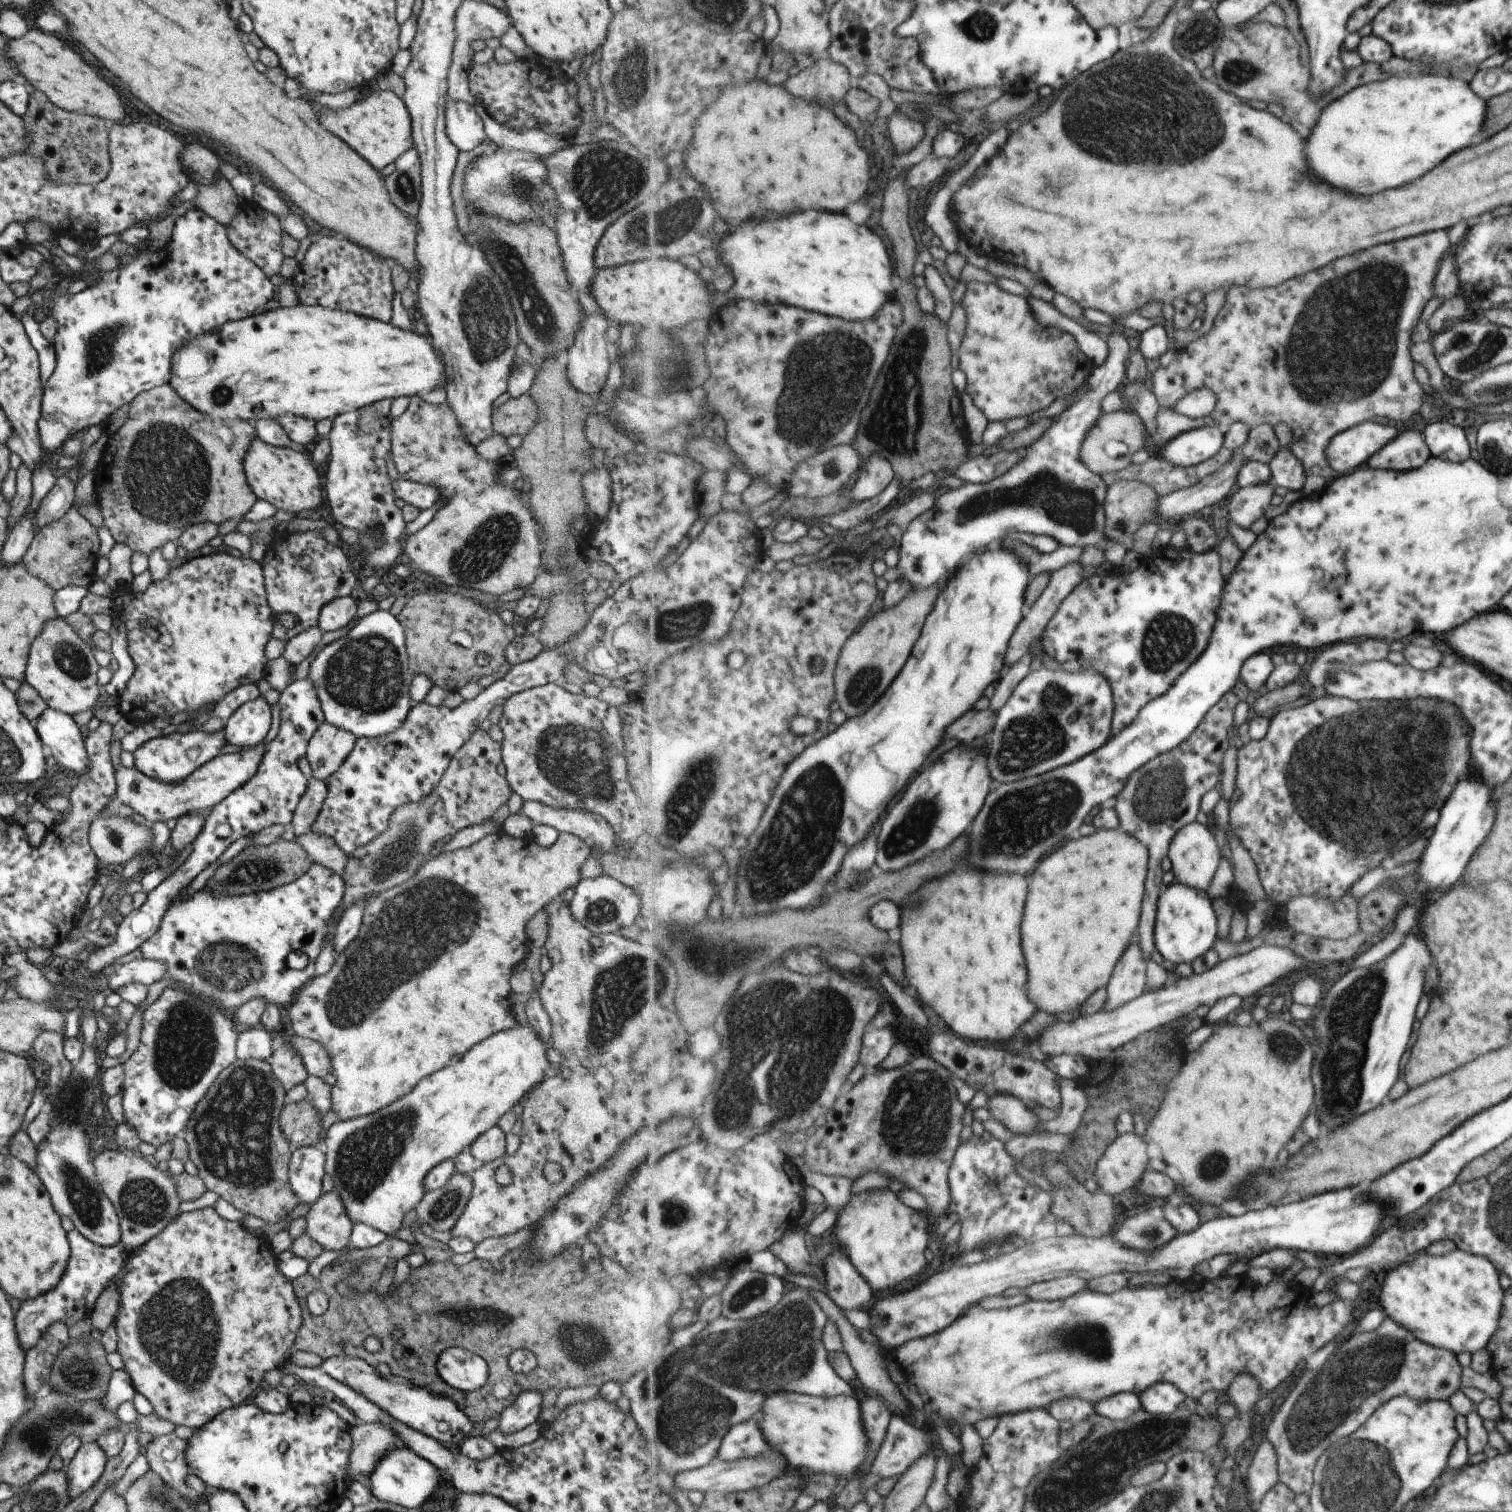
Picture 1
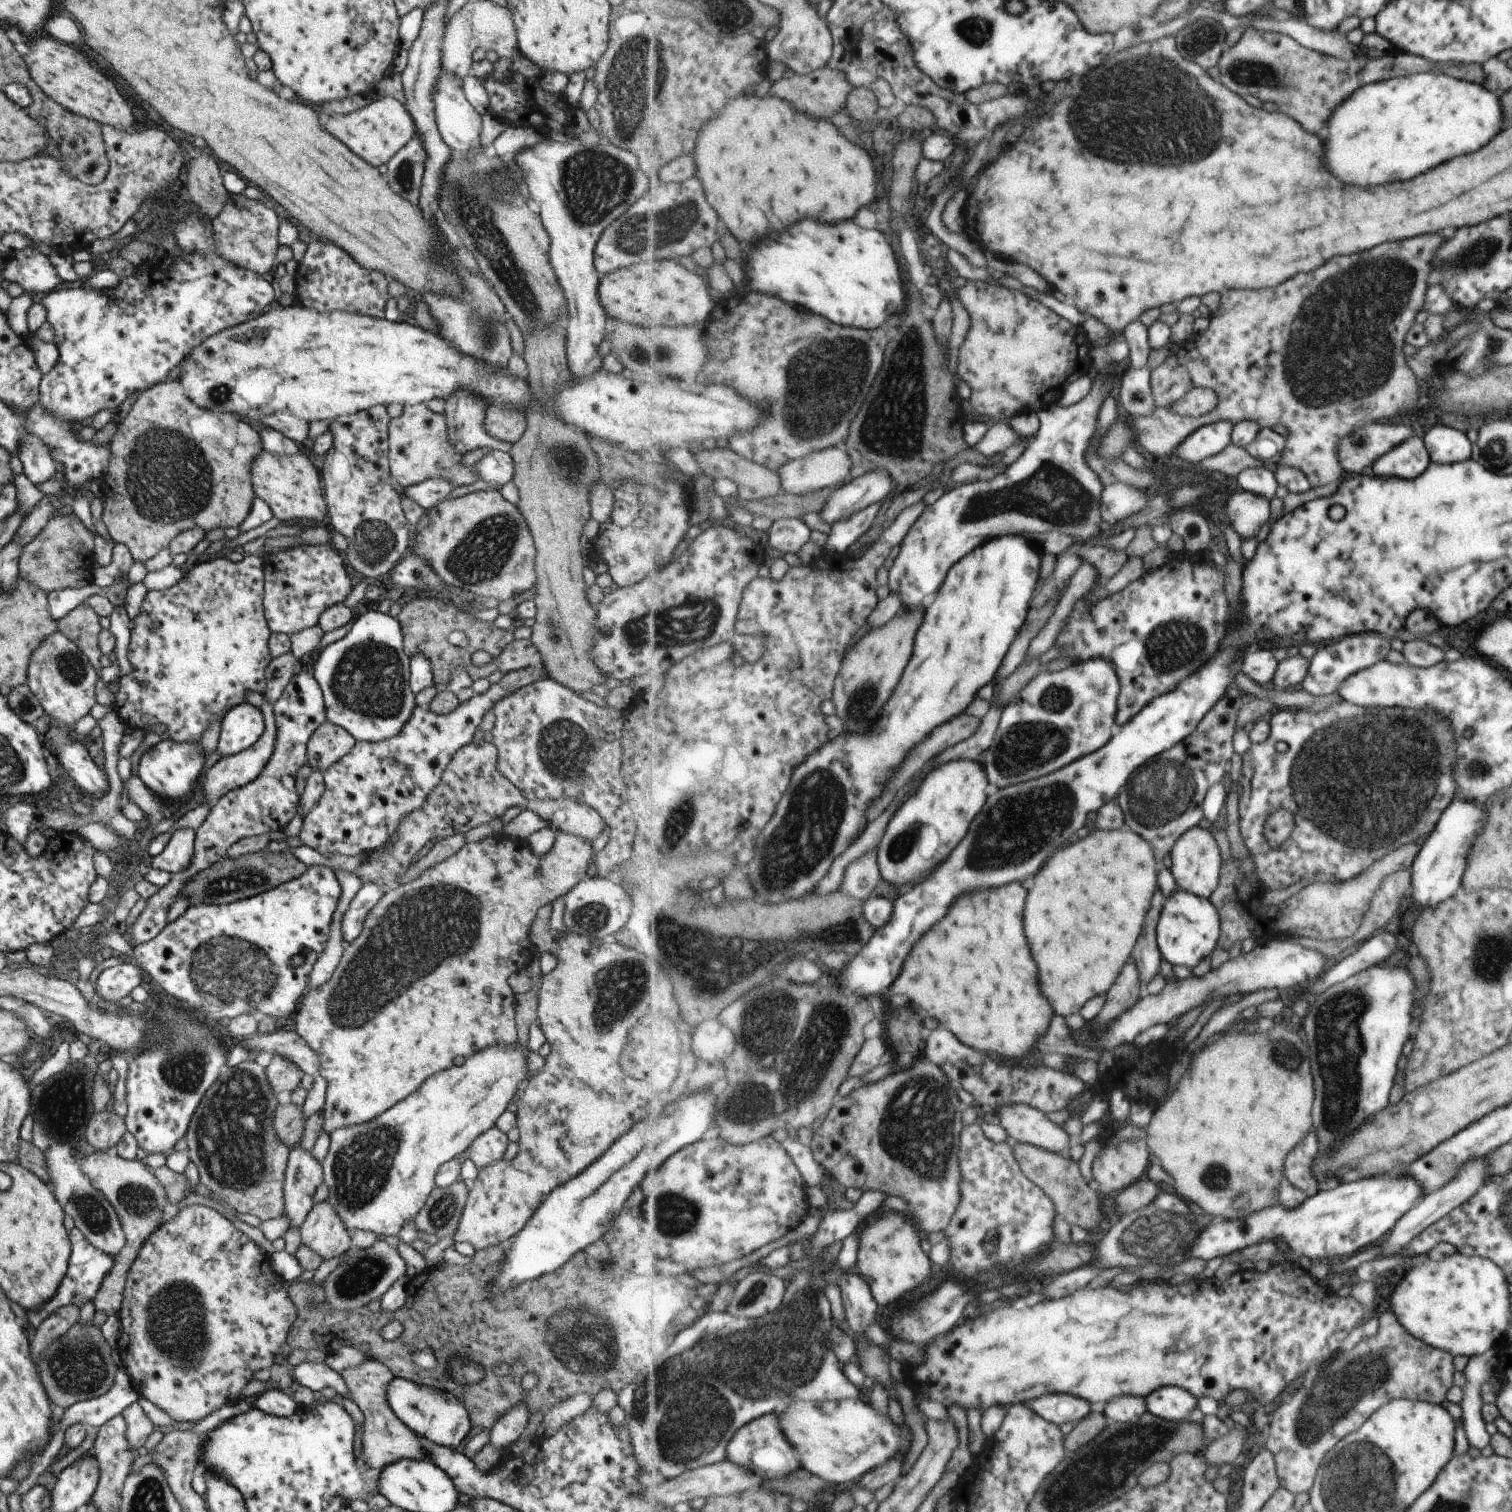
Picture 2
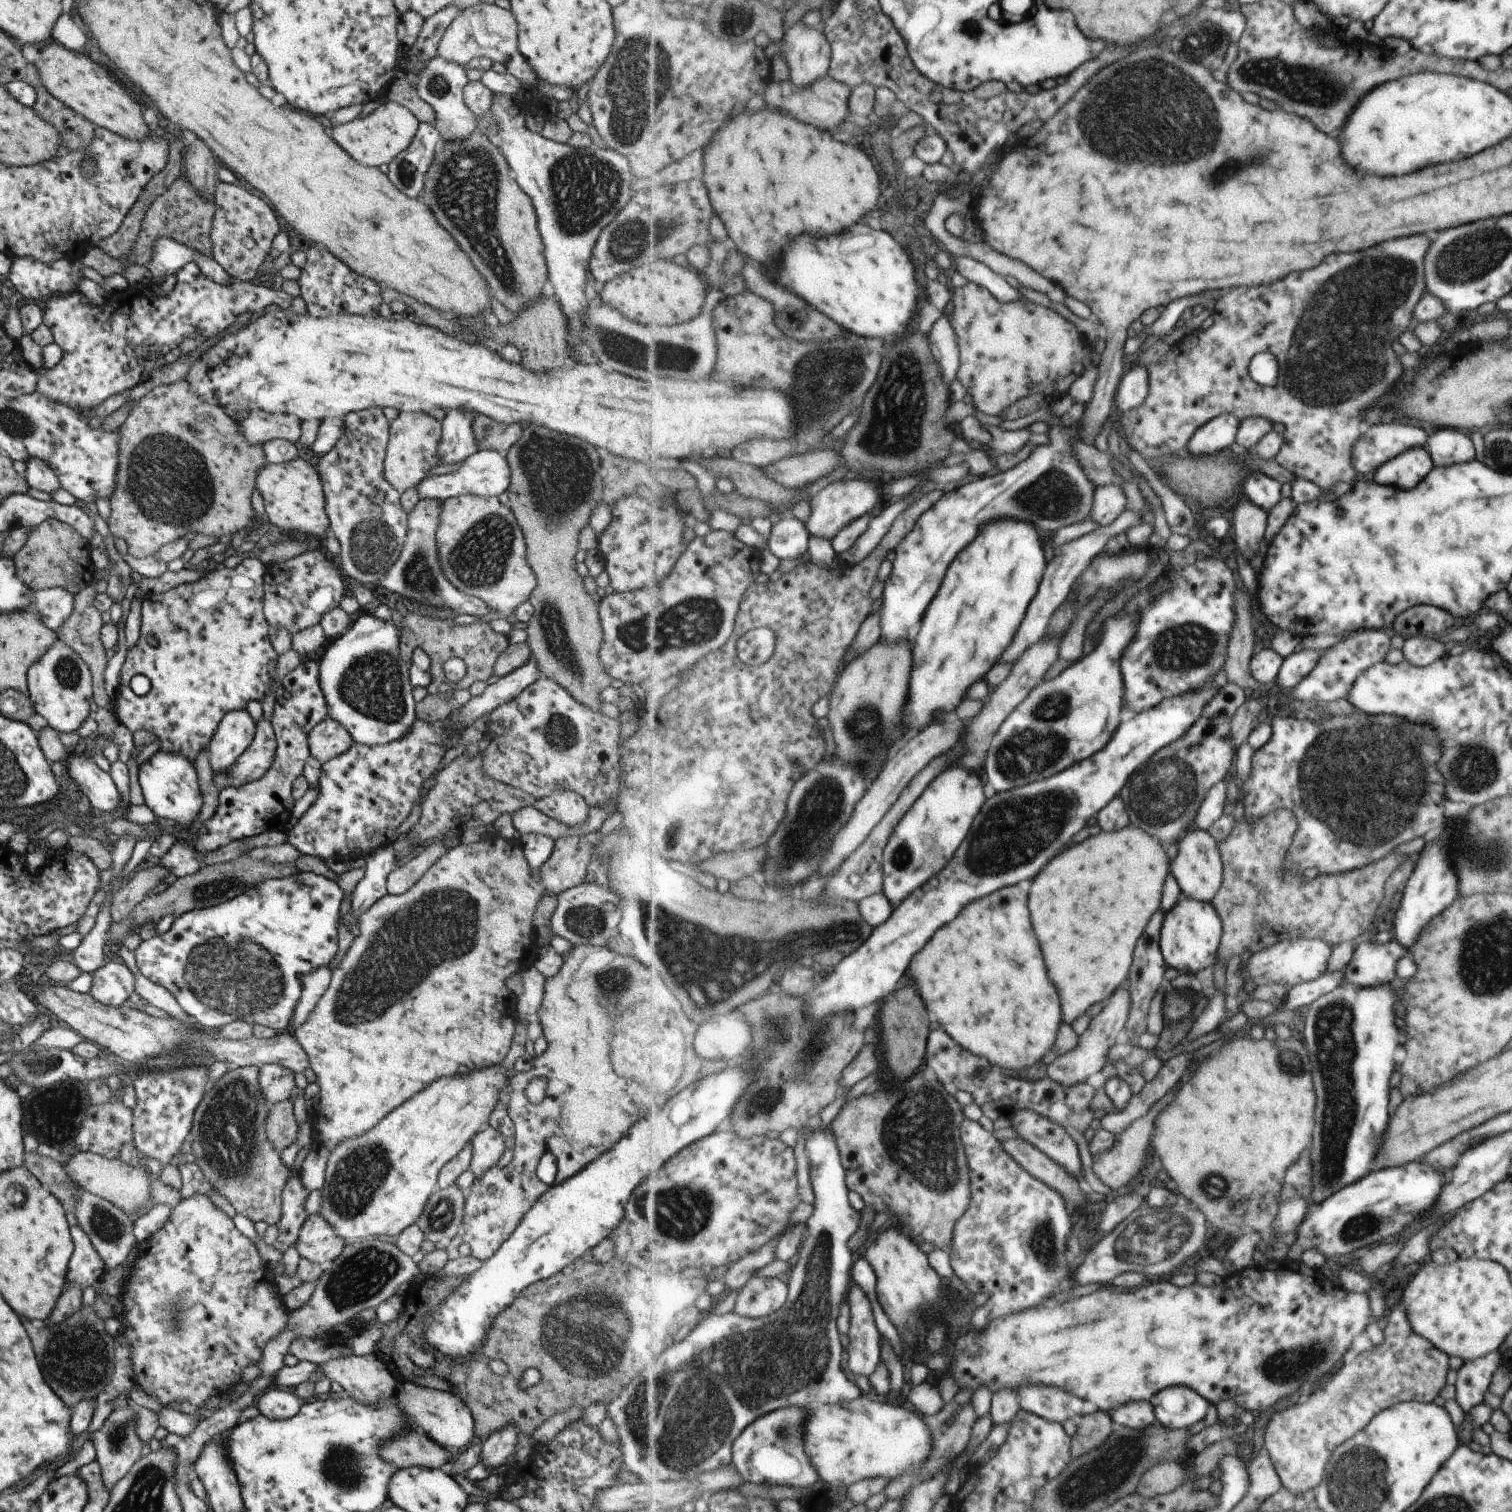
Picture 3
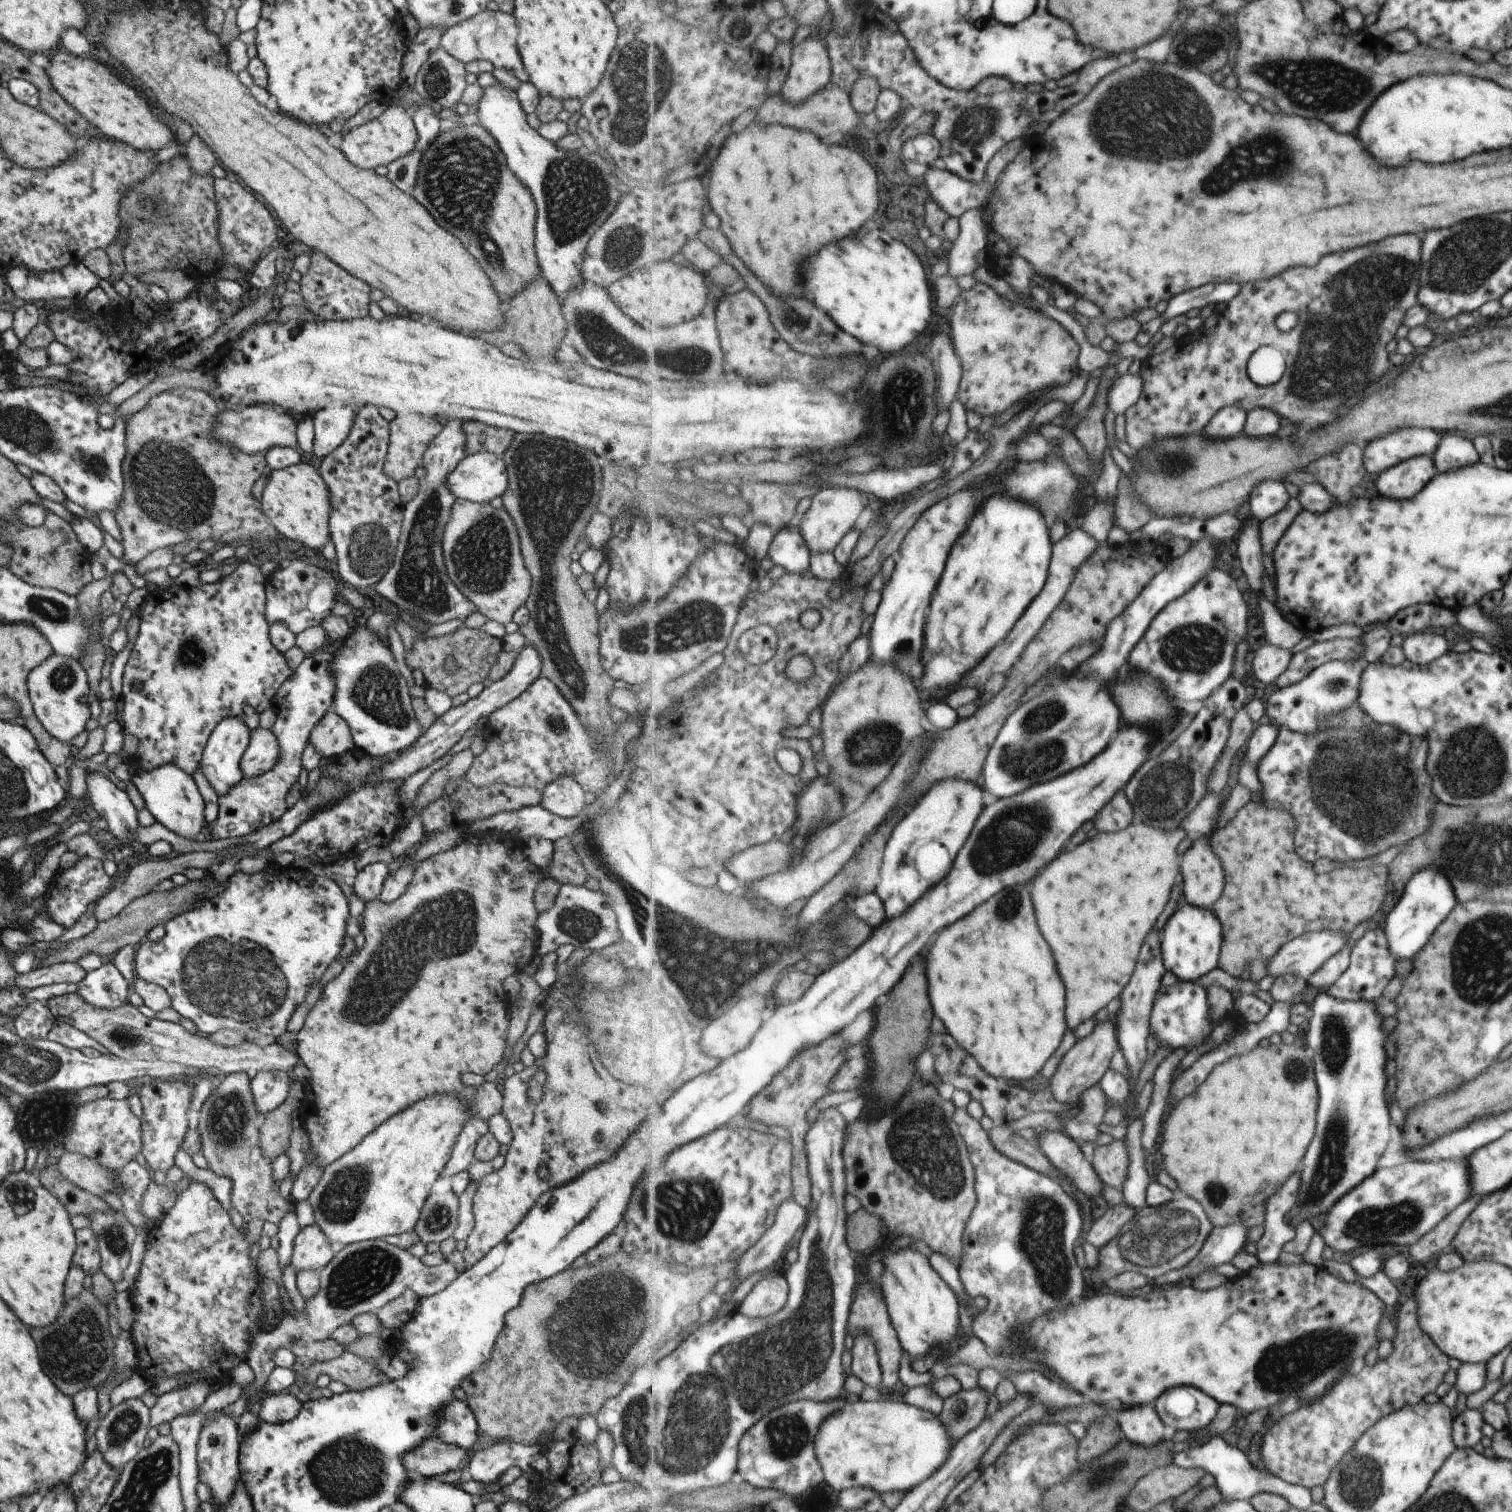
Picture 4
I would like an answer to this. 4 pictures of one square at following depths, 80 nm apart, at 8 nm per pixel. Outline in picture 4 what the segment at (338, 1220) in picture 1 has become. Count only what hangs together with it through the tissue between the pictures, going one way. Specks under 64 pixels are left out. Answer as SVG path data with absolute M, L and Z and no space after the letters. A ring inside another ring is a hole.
M315 1223L305 1225L295 1236L290 1256L295 1273L301 1269L319 1271L329 1262L336 1250L328 1244L323 1231Z

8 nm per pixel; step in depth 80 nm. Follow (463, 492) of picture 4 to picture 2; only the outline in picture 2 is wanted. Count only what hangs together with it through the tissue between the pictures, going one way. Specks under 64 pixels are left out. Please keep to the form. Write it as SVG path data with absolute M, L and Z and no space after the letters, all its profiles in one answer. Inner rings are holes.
M493 449L473 466L476 468L478 480L495 484L505 484L508 480L512 480L514 473L513 461L509 453L499 449ZM425 479L404 488L401 496L405 496L416 502L423 510L427 511L432 506L448 498L449 492L457 484L450 483L446 479Z

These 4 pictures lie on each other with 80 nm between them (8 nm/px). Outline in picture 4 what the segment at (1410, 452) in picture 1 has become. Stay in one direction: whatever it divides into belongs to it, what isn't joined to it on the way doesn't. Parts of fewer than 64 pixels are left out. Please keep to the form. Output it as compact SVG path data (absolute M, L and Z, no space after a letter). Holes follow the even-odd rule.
M1415 456L1407 458L1405 462L1397 462L1393 468L1387 468L1383 470L1383 474L1377 476L1377 490L1391 498L1411 498L1437 472L1431 460L1431 457Z

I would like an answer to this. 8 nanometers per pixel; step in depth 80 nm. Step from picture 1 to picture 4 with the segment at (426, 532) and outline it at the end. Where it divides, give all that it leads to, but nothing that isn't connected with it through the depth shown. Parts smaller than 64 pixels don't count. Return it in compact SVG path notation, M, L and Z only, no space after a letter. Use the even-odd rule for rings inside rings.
M419 413L396 415L388 422L388 445L382 471L395 483L407 477L413 477L415 468L422 466L422 456L432 438L442 429L442 426L433 417ZM455 497L450 506L446 525L442 528L440 545L447 576L457 590L468 598L485 618L503 625L510 622L515 610L526 601L532 587L532 578L523 564L516 526L507 511L495 509L489 503L477 504Z

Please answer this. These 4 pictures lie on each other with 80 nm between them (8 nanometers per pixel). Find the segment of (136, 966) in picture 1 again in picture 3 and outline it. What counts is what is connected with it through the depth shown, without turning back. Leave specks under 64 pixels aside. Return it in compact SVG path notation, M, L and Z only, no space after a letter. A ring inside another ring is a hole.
M105 963L93 972L89 991L91 998L110 1007L127 1004L134 990L133 973L125 964Z

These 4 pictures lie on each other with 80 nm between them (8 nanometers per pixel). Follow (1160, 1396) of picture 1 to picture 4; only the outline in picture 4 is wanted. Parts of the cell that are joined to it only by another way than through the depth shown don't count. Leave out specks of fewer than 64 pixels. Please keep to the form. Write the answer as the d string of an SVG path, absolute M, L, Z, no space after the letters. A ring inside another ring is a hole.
M1191 1386L1169 1389L1155 1402L1157 1412L1167 1428L1192 1432L1201 1430L1215 1420L1219 1404L1211 1395Z

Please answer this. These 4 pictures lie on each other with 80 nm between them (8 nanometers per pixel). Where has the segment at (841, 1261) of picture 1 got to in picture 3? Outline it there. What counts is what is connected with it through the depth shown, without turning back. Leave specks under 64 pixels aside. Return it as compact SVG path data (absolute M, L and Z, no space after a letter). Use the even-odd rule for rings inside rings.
M853 1281L848 1292L850 1307L850 1328L848 1364L850 1370L859 1376L866 1376L870 1380L881 1362L880 1338L873 1306L869 1296L863 1292L859 1281Z

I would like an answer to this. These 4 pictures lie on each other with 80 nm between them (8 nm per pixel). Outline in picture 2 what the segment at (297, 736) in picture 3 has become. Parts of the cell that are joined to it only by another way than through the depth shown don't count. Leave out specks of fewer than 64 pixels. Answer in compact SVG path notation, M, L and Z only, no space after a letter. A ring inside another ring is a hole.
M300 666L290 678L281 696L272 704L276 730L275 744L261 772L251 782L227 791L213 804L201 825L194 832L193 852L188 865L170 873L169 882L160 886L146 899L145 906L127 930L118 926L118 932L131 948L151 940L166 925L167 909L192 876L204 871L225 857L228 848L245 837L271 831L283 831L298 808L299 794L295 791L295 774L306 762L306 742L311 733L326 720L322 692L308 666Z

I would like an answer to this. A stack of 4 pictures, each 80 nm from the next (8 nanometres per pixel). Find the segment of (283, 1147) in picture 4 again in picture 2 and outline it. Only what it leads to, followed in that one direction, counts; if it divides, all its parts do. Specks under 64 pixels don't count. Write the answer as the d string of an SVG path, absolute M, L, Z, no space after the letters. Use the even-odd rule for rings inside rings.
M293 1103L277 1105L272 1116L276 1137L289 1149L300 1142L305 1122L301 1108Z

